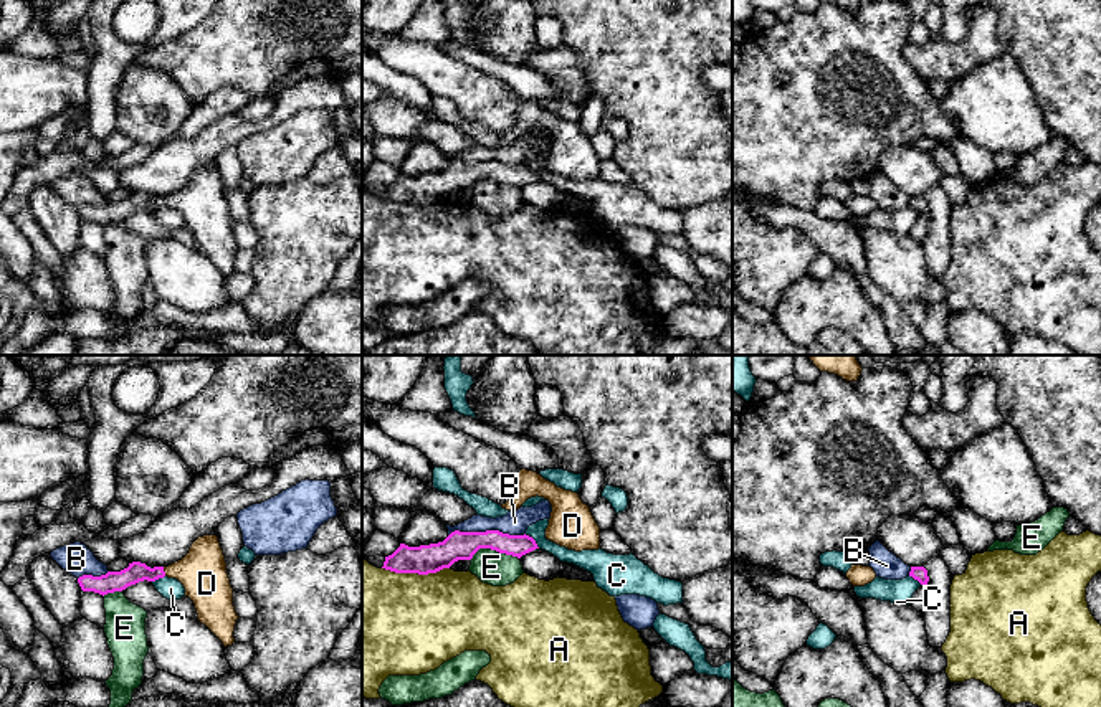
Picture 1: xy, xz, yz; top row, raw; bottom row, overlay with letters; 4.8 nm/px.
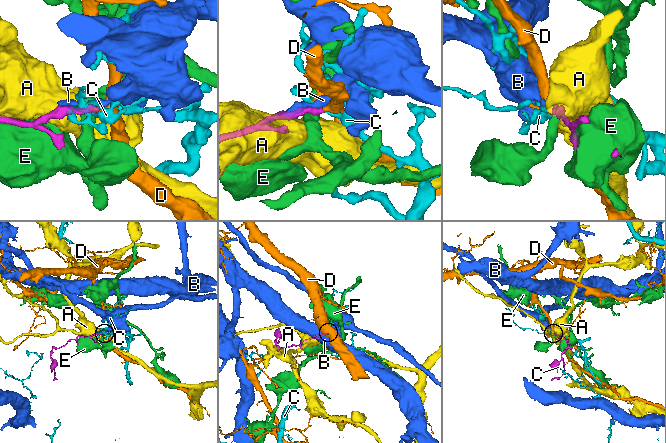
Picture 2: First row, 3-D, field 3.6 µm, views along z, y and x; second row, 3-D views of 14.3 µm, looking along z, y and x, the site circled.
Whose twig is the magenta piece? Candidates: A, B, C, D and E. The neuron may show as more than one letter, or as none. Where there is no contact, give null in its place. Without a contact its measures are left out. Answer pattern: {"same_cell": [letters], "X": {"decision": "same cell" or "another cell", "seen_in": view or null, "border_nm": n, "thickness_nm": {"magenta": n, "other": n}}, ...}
{"same_cell": ["D"], "A": {"decision": "another cell", "seen_in": "xz", "border_nm": 320, "thickness_nm": {"magenta": 140, "other": 480}}, "B": {"decision": "another cell", "seen_in": "xz", "border_nm": 380, "thickness_nm": {"magenta": 140, "other": 120}}, "C": {"decision": "another cell", "seen_in": "xz", "border_nm": 100, "thickness_nm": {"magenta": 110, "other": 80}}, "D": {"decision": "same cell", "seen_in": "xy", "border_nm": 50, "thickness_nm": {"magenta": 100, "other": 240}}, "E": {"decision": "another cell", "seen_in": "xz", "border_nm": 240, "thickness_nm": {"magenta": 140, "other": 160}}}

